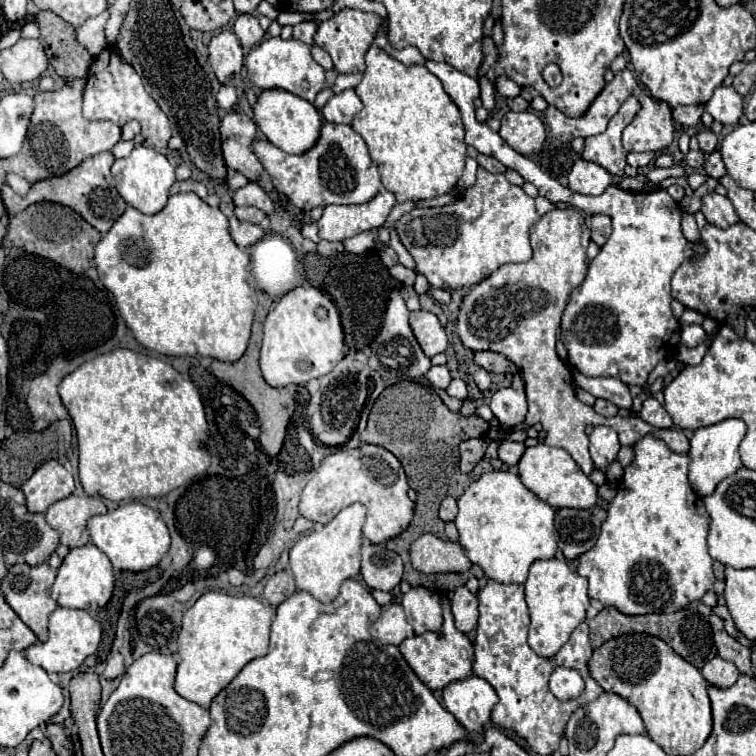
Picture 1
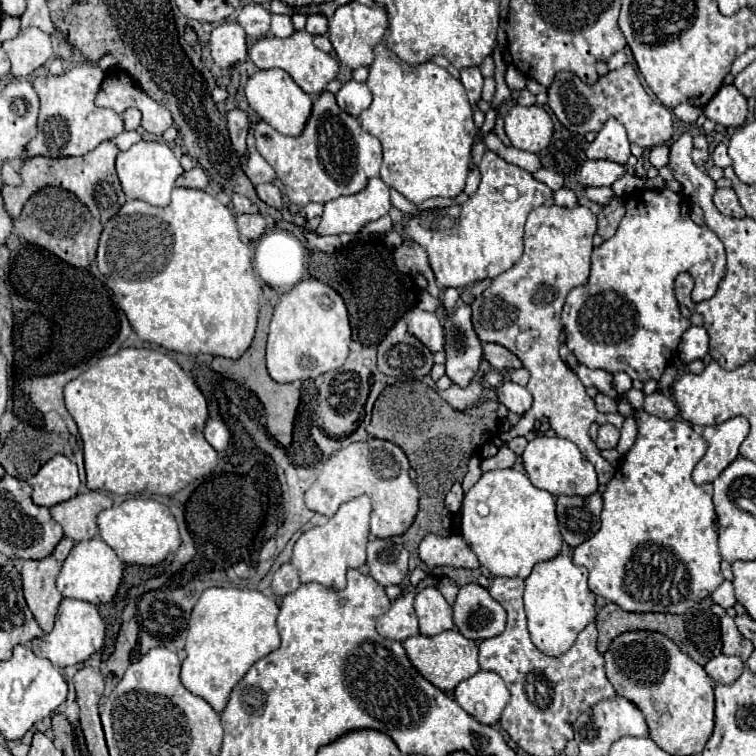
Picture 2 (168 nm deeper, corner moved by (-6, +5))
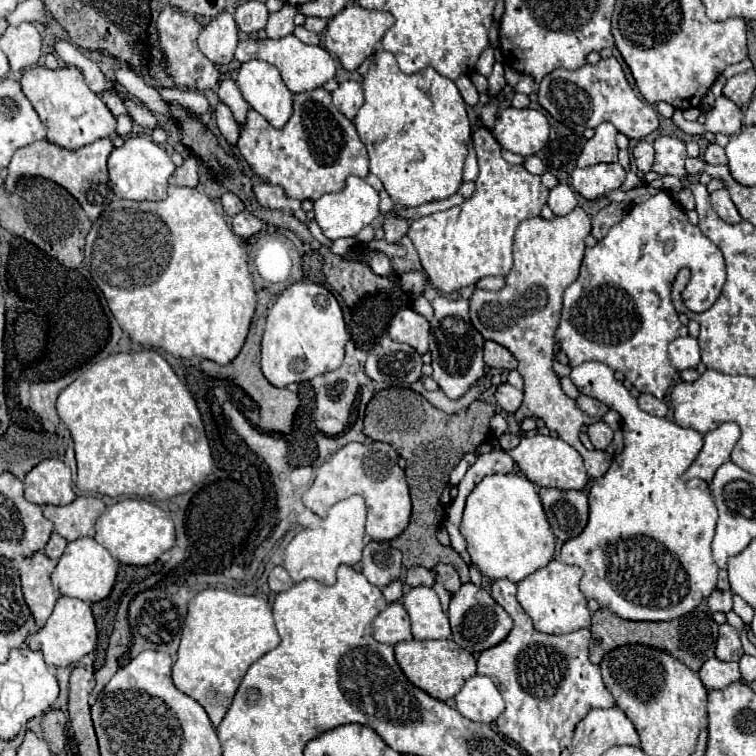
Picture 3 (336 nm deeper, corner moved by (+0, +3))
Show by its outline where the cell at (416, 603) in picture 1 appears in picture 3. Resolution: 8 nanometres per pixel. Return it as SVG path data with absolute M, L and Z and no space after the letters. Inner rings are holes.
M419 586L411 588L403 598L403 606L411 618L411 632L415 640L451 638L449 618L441 610L439 598L433 588Z

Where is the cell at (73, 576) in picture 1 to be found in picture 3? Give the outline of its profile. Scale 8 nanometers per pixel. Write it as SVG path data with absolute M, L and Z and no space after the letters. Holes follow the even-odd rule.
M83 536L67 544L61 560L55 562L51 580L55 590L59 590L63 596L79 598L83 602L101 602L111 594L111 588L117 578L117 568L119 562L101 544L97 544L95 536Z

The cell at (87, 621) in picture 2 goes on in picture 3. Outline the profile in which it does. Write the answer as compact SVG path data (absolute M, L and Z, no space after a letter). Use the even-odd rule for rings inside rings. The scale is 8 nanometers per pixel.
M59 596L47 624L39 632L31 634L27 640L27 646L31 650L43 652L45 662L51 666L71 666L77 660L81 660L85 654L93 652L95 644L97 644L97 628L89 604L69 596Z

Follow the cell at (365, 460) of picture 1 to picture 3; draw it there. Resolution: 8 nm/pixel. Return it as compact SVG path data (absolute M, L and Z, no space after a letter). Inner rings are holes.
M349 442L317 470L313 486L303 494L303 504L325 518L331 506L351 494L359 494L367 502L367 536L377 542L387 542L397 538L409 524L411 498L405 482L405 472L399 468L399 454L393 446L385 442L373 442L369 446L359 442Z

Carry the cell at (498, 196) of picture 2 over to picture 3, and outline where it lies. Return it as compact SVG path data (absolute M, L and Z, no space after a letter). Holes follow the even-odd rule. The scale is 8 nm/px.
M479 128L473 134L473 144L479 160L479 178L475 180L473 196L461 206L413 220L407 232L425 274L445 294L471 286L485 276L505 276L513 266L511 246L517 224L529 216L537 216L549 196L539 176L503 160L501 146L487 128Z

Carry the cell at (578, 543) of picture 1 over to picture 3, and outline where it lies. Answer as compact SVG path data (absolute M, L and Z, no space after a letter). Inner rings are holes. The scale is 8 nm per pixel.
M541 488L539 490L547 520L553 528L553 534L567 542L583 532L589 516L589 502L583 492L577 490L557 490Z

